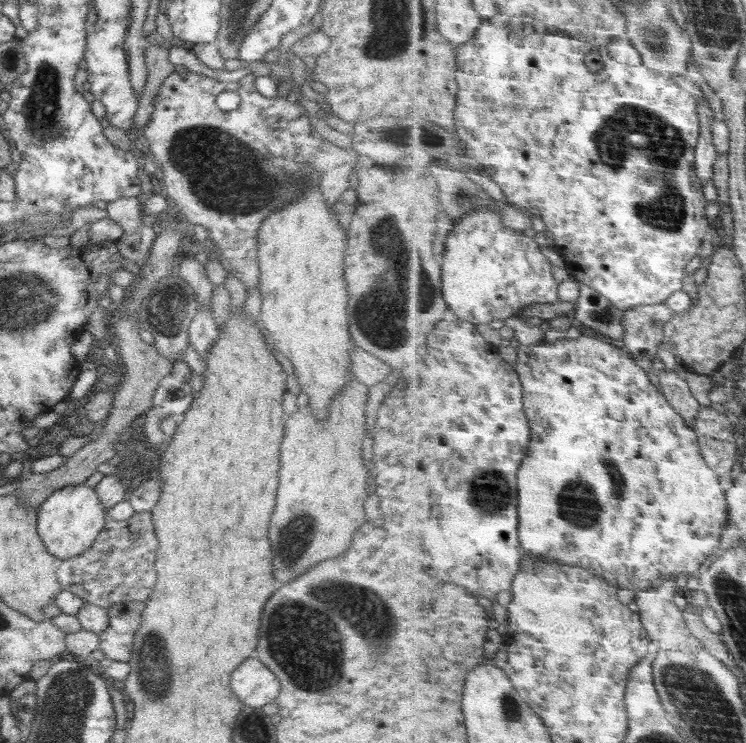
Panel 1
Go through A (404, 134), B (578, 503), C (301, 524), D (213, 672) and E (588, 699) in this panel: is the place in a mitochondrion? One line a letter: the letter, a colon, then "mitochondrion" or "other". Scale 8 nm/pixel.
A: mitochondrion
B: mitochondrion
C: mitochondrion
D: other
E: other

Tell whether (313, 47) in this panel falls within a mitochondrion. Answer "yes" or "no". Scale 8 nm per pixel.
no

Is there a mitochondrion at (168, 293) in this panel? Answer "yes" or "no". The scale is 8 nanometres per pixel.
no

